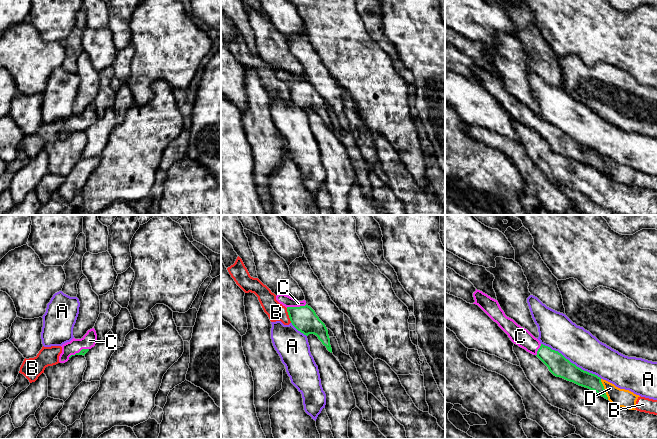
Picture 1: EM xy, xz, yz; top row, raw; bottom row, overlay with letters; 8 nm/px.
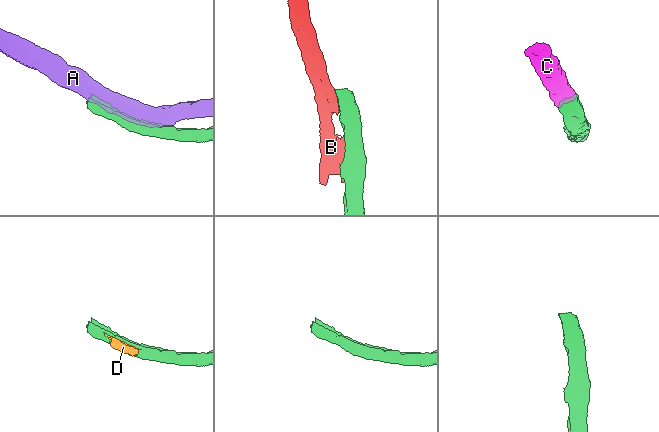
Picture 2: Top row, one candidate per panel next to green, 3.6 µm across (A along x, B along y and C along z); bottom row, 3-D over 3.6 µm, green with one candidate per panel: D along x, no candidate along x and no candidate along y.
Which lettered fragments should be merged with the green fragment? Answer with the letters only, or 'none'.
C

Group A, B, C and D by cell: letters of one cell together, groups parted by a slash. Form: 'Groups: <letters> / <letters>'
Groups: A / B D / C

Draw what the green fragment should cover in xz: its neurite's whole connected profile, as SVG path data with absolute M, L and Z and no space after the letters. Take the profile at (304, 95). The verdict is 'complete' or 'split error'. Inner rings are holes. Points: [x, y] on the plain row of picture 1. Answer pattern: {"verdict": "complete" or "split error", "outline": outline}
{"verdict": "split error", "outline": "M278 70L276 76L287 84L287 88L292 101L301 109L308 112L314 110L332 129L330 114L325 100L319 95L315 87L306 80L306 77L297 77L296 75Z"}

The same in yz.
{"verdict": "split error", "outline": "M477 65L473 69L473 73L475 76L473 80L478 81L494 98L496 98L514 120L536 131L554 152L593 166L608 176L600 153L582 146L558 127L541 120L527 105L521 103L513 95L507 93L497 76Z"}

